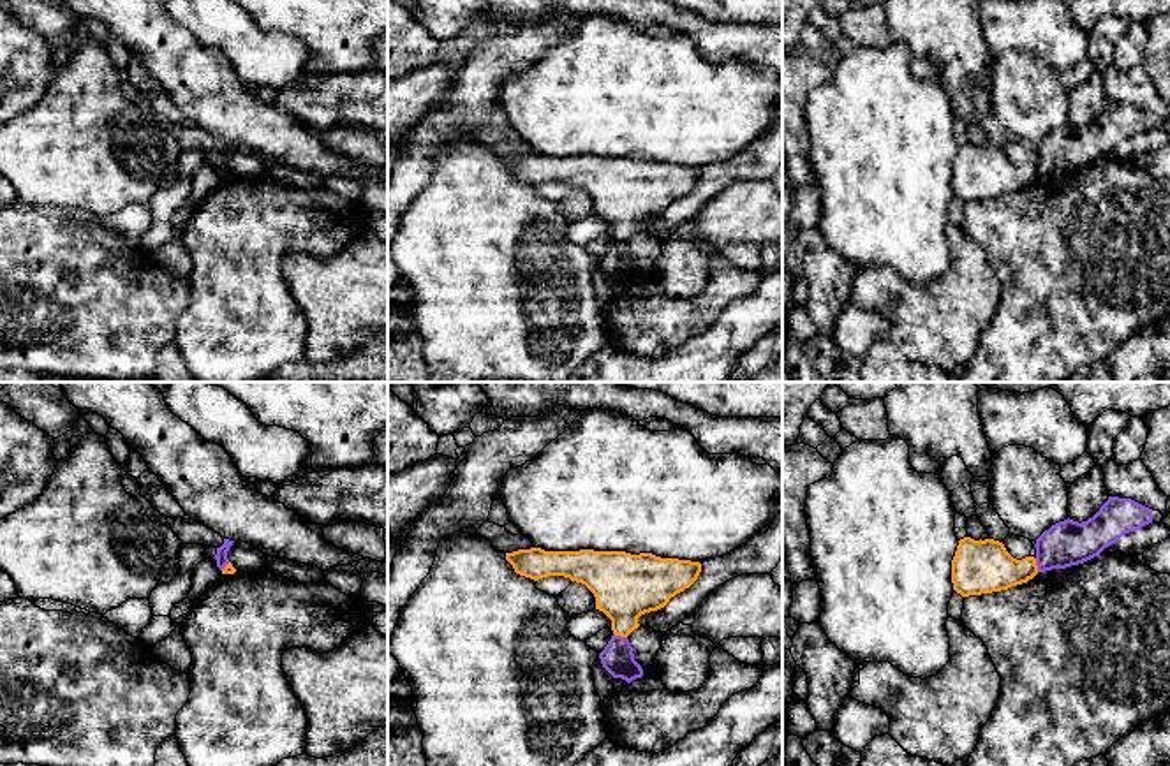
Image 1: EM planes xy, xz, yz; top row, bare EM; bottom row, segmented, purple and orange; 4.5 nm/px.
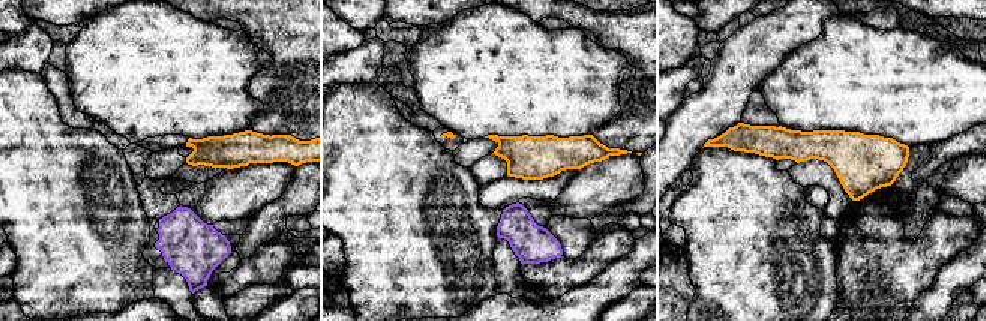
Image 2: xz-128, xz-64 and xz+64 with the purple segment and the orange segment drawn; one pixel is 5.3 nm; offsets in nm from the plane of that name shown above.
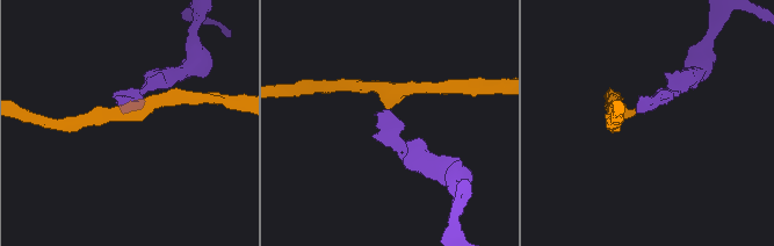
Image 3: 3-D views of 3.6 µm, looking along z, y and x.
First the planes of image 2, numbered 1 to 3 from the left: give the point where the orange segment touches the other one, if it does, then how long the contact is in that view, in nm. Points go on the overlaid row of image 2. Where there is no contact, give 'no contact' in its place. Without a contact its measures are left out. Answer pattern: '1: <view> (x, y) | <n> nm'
1: no contact
2: no contact
3: no contact

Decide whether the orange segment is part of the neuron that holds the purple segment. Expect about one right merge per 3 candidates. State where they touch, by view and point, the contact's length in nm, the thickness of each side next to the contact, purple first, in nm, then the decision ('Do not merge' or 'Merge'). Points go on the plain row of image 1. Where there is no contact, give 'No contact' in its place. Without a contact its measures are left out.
Touches purple at xz (621, 242). Shared border 70 nm. Thickness 150 nm (purple) against 300 nm. Do not merge

